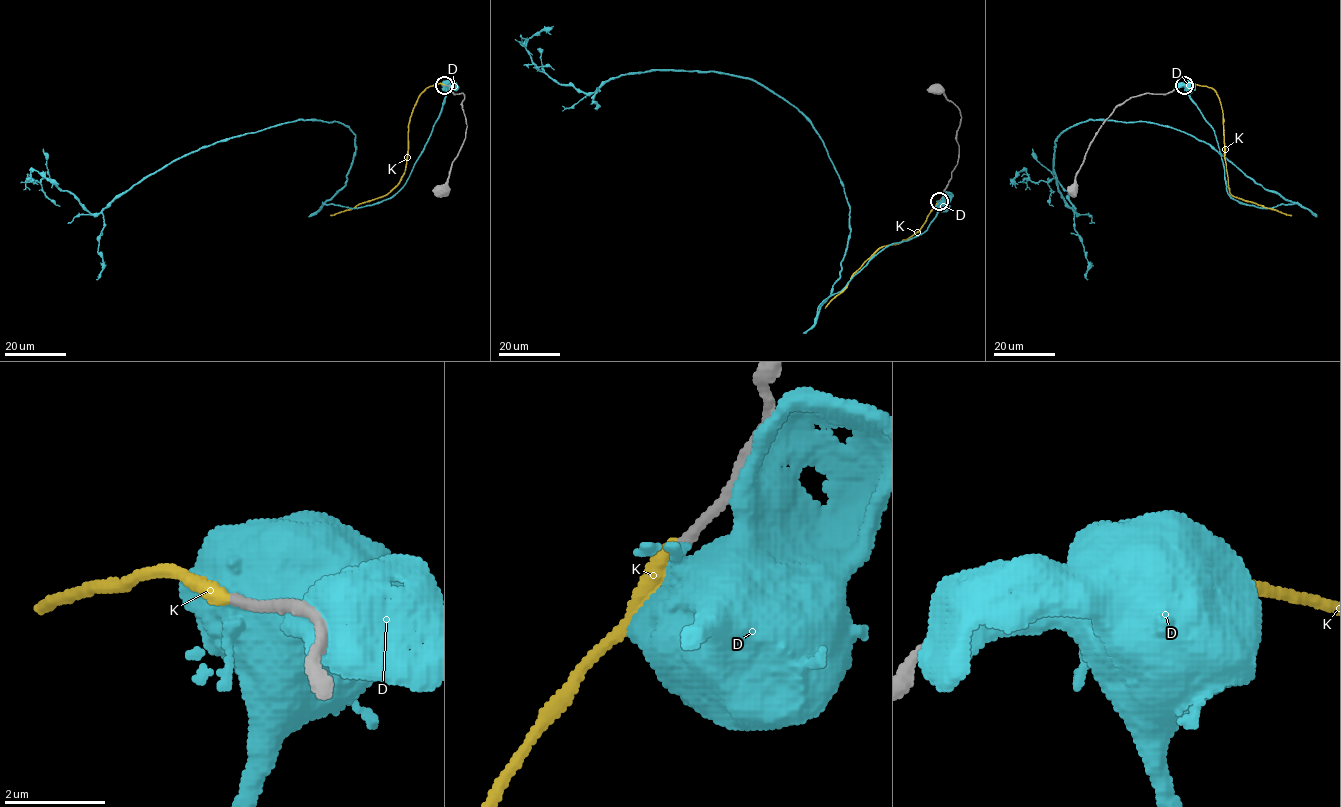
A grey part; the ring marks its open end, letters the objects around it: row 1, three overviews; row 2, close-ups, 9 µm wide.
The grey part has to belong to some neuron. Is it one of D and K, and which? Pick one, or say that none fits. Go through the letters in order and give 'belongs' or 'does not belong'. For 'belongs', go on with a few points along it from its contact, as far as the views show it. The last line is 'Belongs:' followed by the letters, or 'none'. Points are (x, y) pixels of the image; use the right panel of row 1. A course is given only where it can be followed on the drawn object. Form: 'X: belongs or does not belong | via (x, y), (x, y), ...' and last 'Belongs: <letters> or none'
D: does not belong
K: belongs | via (1184, 85), (1207, 86), (1219, 98), (1229, 192), (1291, 215)
Belongs: K

